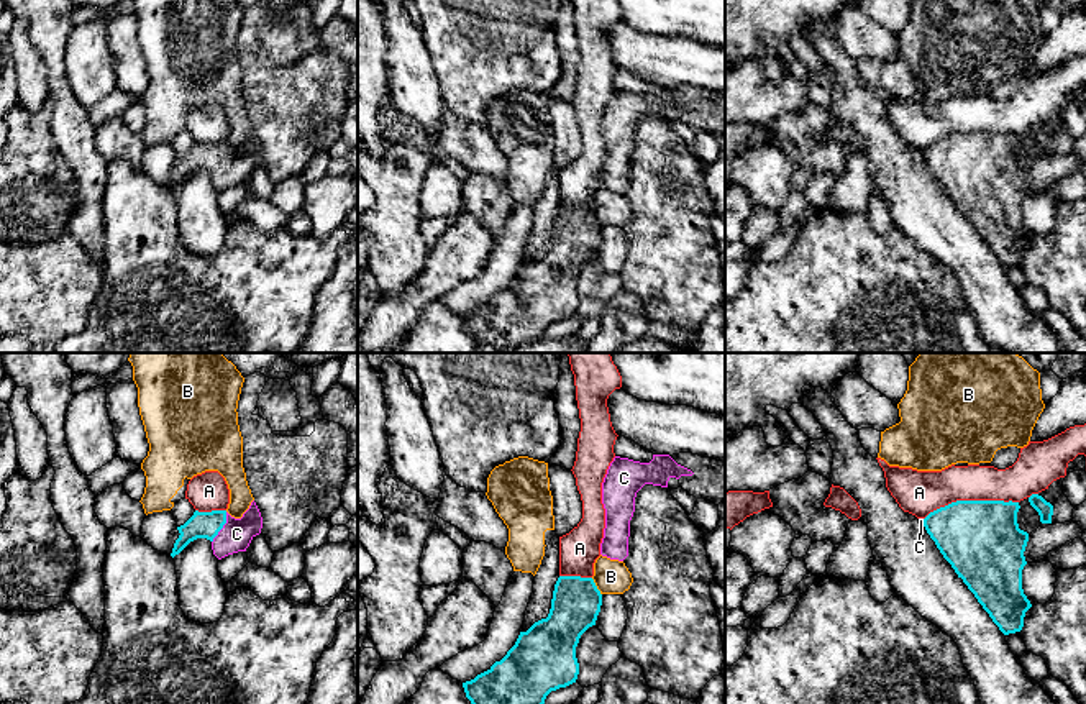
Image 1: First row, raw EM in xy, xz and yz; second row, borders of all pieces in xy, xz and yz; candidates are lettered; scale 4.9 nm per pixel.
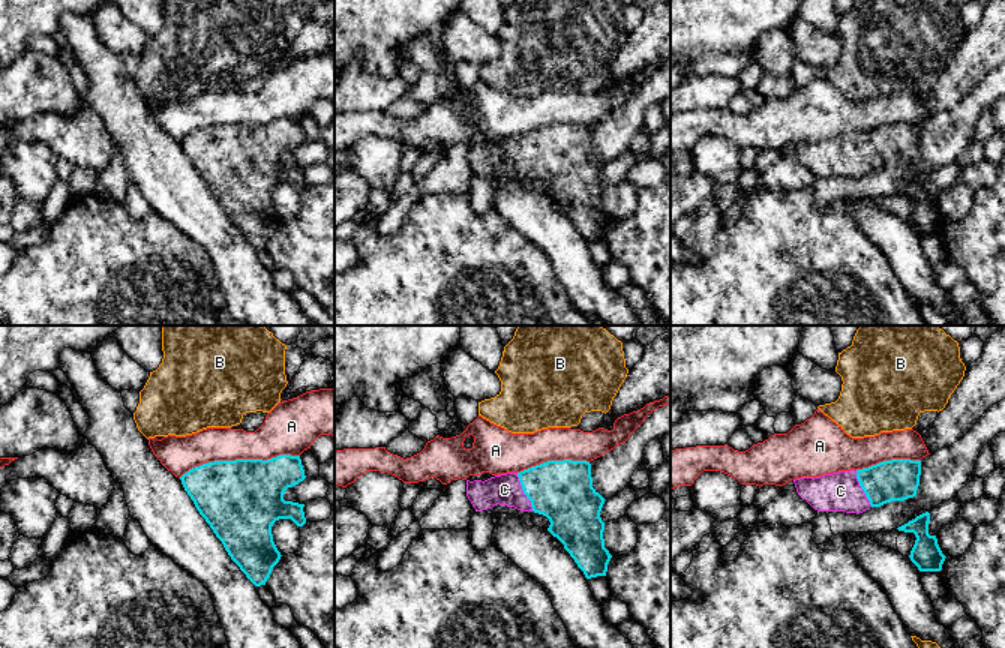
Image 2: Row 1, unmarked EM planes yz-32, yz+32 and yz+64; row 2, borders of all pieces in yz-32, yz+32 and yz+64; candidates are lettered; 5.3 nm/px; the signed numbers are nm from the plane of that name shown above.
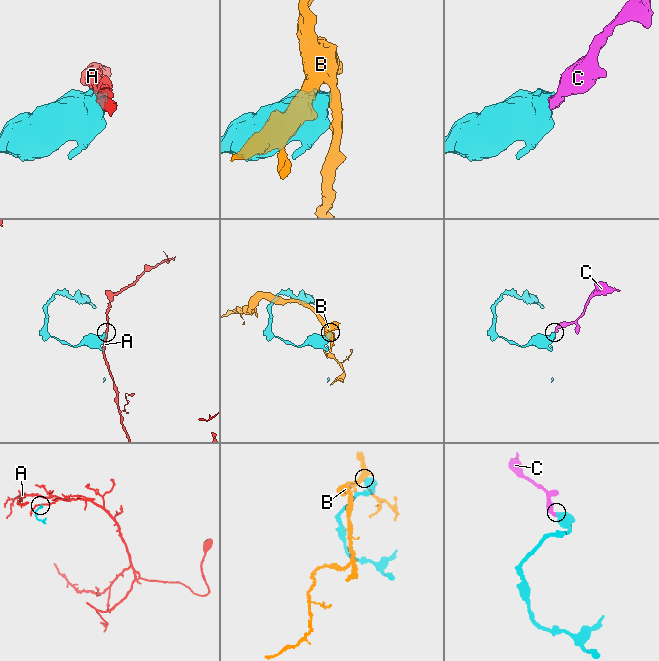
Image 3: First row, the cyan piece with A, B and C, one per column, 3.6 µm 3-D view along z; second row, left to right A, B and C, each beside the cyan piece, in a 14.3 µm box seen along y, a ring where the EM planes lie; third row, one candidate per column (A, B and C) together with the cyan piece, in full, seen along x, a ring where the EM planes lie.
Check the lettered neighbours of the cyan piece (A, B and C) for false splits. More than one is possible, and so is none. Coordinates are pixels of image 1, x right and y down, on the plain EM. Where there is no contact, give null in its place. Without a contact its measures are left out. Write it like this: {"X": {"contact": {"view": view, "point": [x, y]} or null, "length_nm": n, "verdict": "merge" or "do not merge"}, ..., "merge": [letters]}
{"A": {"contact": {"view": "yz", "point": [970, 133]}, "length_nm": 480, "verdict": "do not merge"}, "B": {"contact": {"view": "xz", "point": [596, 219]}, "length_nm": 100, "verdict": "do not merge"}, "C": {"contact": {"view": "xy", "point": [222, 160]}, "length_nm": 170, "verdict": "merge"}, "merge": ["C"]}

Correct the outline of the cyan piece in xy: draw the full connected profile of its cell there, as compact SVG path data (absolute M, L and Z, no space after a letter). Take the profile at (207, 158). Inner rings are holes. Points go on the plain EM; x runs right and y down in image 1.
M253 133L241 151L231 149L226 143L198 144L180 159L171 189L179 187L190 174L207 171L212 174L213 187L221 192L228 187L246 184L251 172L261 166L262 149Z

